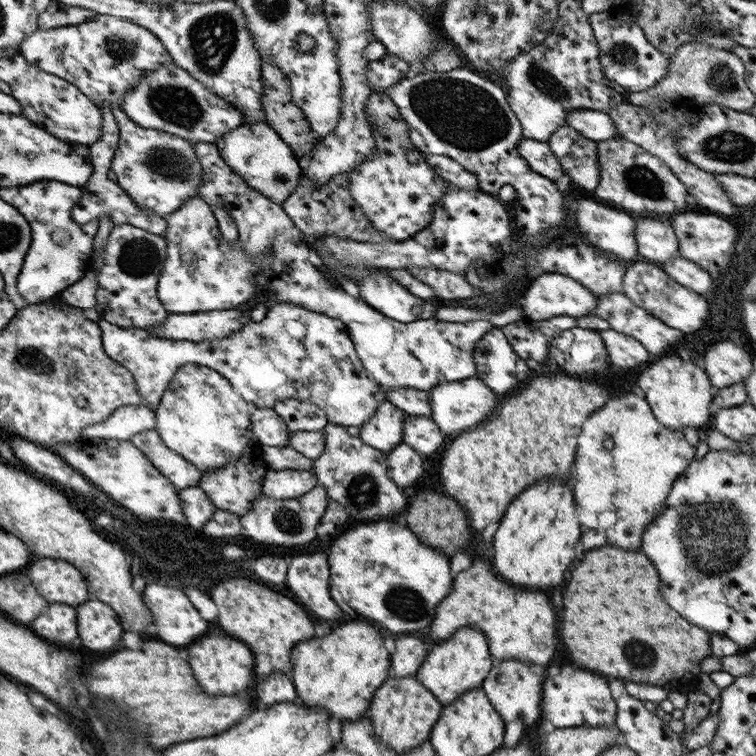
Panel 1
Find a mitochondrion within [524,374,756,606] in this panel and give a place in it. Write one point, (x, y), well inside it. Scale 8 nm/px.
(712, 533)

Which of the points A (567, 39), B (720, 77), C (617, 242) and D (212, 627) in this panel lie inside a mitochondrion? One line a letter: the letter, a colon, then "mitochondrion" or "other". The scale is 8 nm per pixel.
A: other
B: mitochondrion
C: other
D: other

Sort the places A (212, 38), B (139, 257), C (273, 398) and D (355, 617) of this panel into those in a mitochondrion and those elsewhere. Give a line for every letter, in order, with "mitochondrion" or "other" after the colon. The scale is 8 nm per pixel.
A: mitochondrion
B: mitochondrion
C: other
D: other

